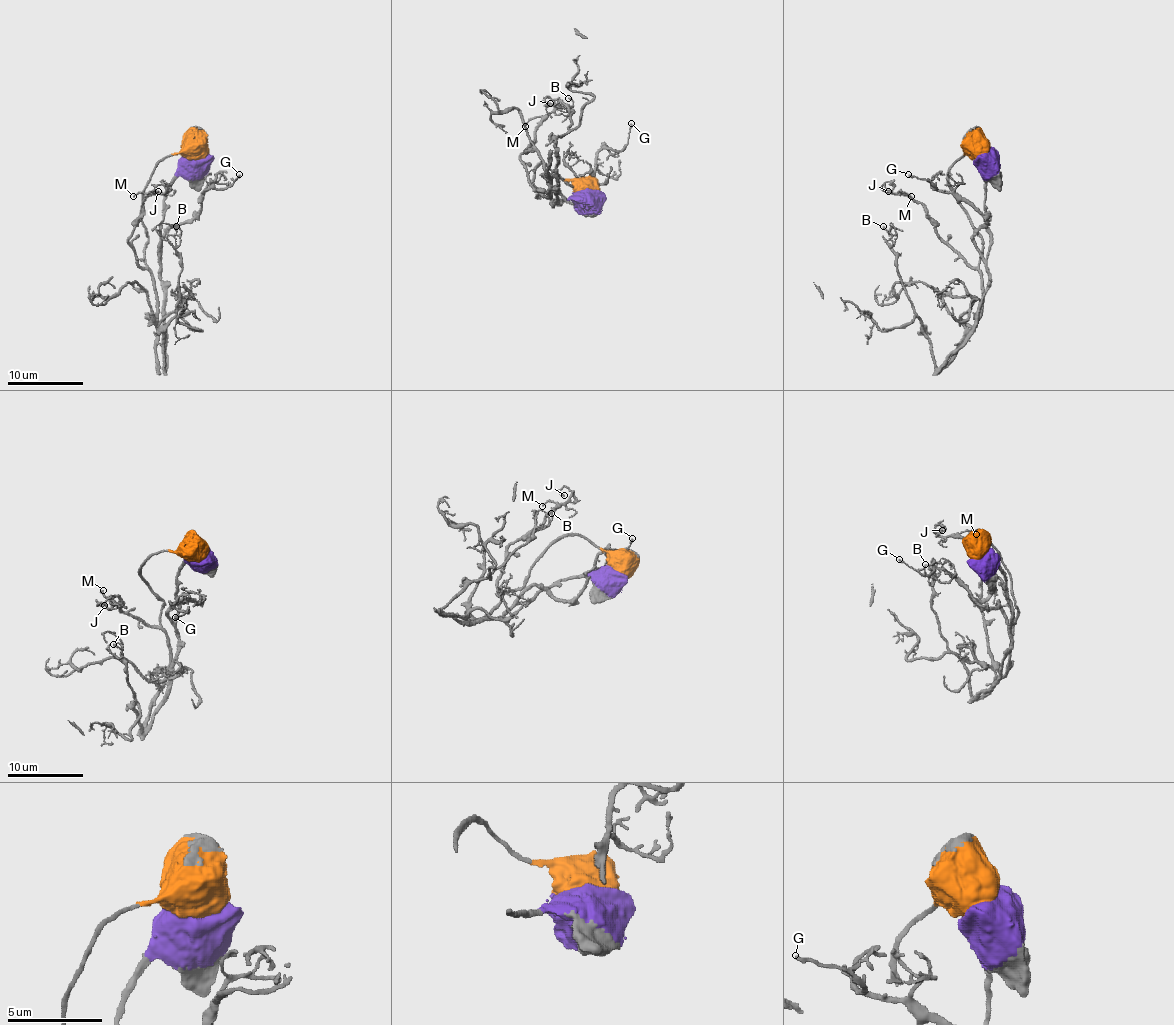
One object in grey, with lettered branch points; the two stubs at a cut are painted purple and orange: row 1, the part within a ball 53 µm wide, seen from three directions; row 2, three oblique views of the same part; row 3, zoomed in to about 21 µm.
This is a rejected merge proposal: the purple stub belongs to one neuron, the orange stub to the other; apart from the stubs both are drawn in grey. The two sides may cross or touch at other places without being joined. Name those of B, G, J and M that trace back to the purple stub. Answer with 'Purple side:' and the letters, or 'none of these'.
Purple side: B, G

